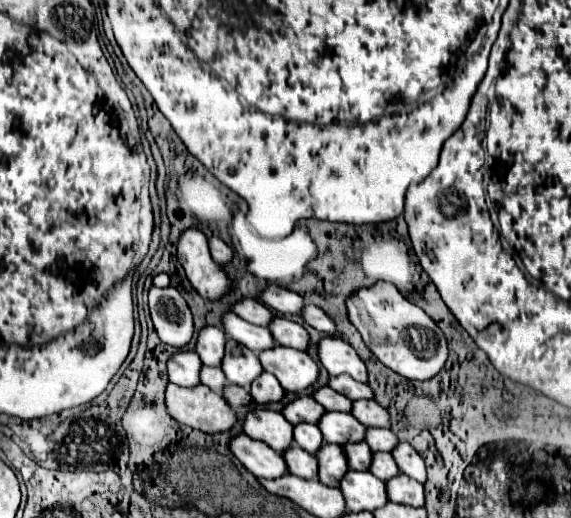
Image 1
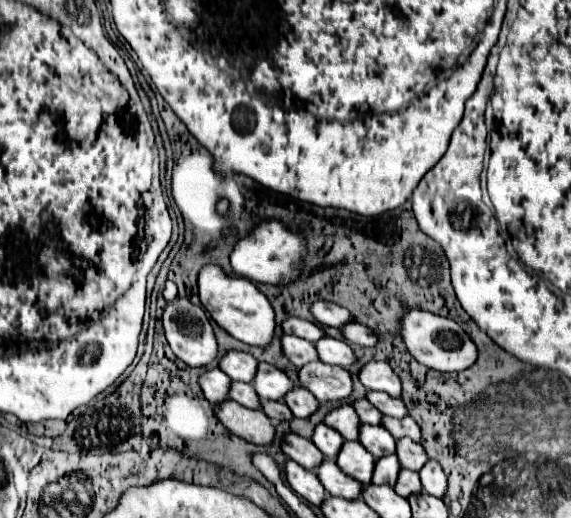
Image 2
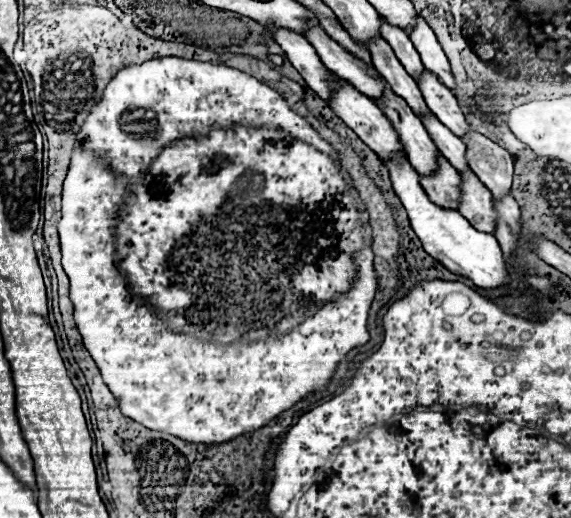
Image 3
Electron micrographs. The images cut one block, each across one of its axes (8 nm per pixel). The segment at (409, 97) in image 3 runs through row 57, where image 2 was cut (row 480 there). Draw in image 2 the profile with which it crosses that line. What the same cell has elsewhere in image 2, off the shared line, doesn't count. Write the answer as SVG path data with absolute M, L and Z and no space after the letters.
M394 454L378 458L376 466L374 466L374 474L372 474L372 484L394 486L398 470L400 470L400 464L398 464L398 458Z

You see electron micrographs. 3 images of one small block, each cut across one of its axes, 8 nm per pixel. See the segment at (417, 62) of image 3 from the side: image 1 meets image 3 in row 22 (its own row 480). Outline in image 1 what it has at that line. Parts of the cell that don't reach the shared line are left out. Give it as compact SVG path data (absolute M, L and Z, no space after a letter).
M374 454L374 466L370 466L370 472L382 482L388 482L390 478L400 474L400 468L392 454Z

